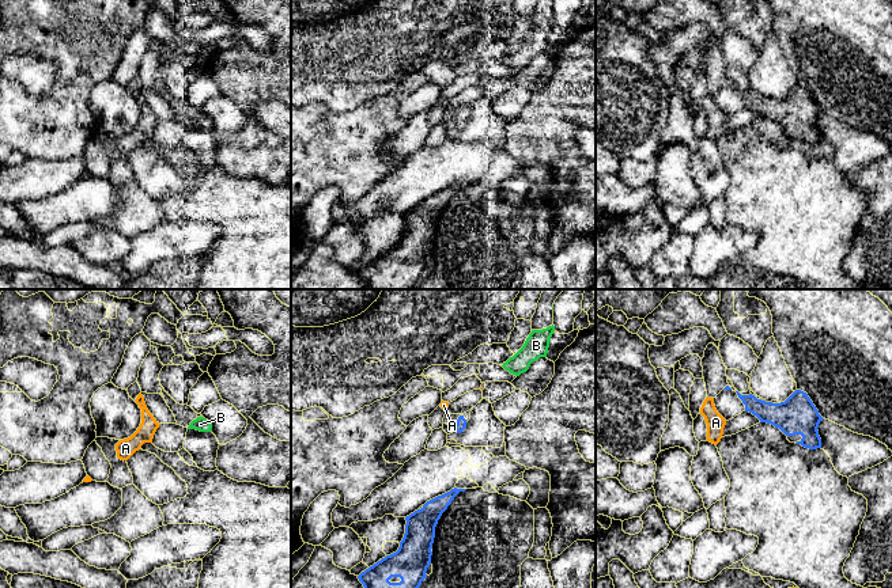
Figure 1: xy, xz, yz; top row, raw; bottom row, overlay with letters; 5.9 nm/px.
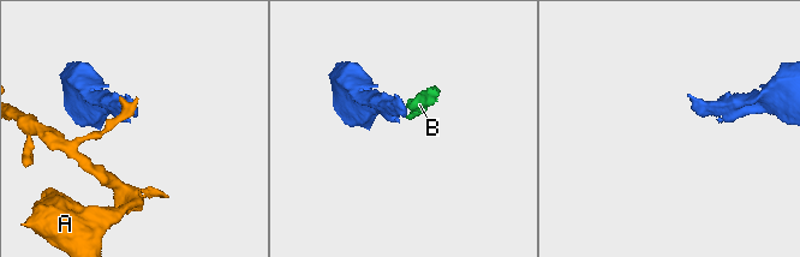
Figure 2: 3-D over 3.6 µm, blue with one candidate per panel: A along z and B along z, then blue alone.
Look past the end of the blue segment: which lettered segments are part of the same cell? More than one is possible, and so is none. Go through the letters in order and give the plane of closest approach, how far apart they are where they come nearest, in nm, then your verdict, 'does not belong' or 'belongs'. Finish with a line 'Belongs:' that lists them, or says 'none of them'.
A: yz | 90 nm | does not belong
B: xz | 380 nm | belongs
Belongs: B

